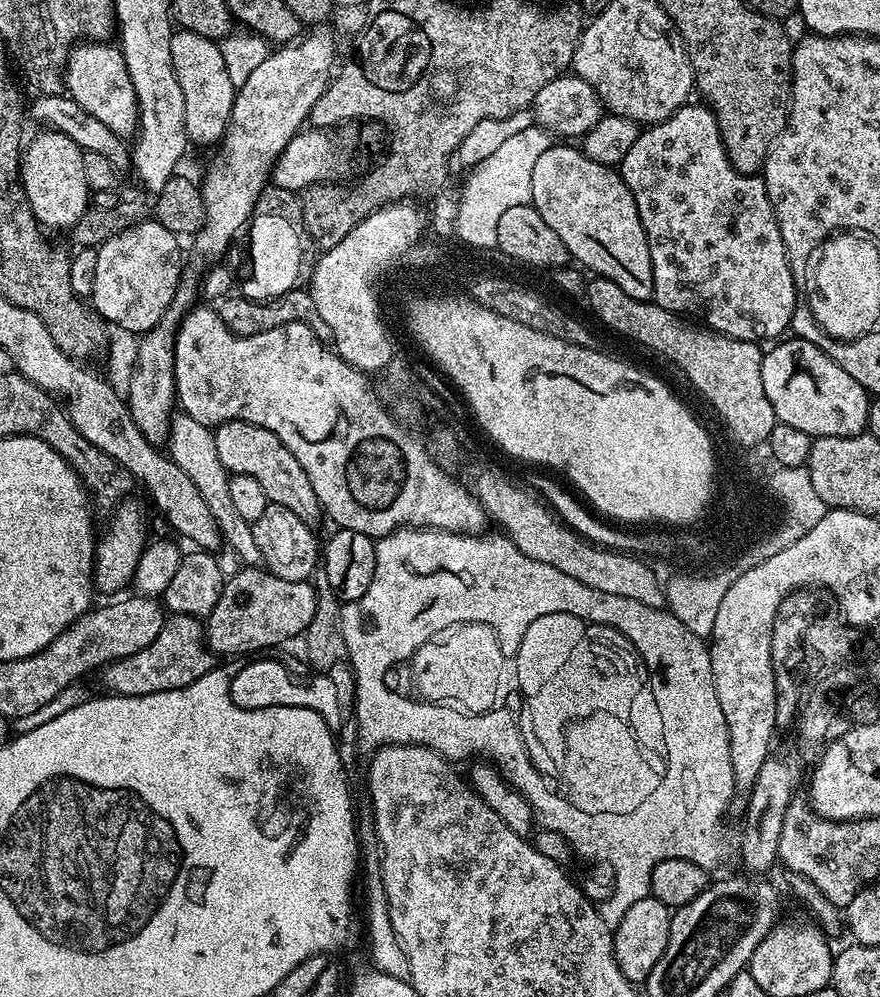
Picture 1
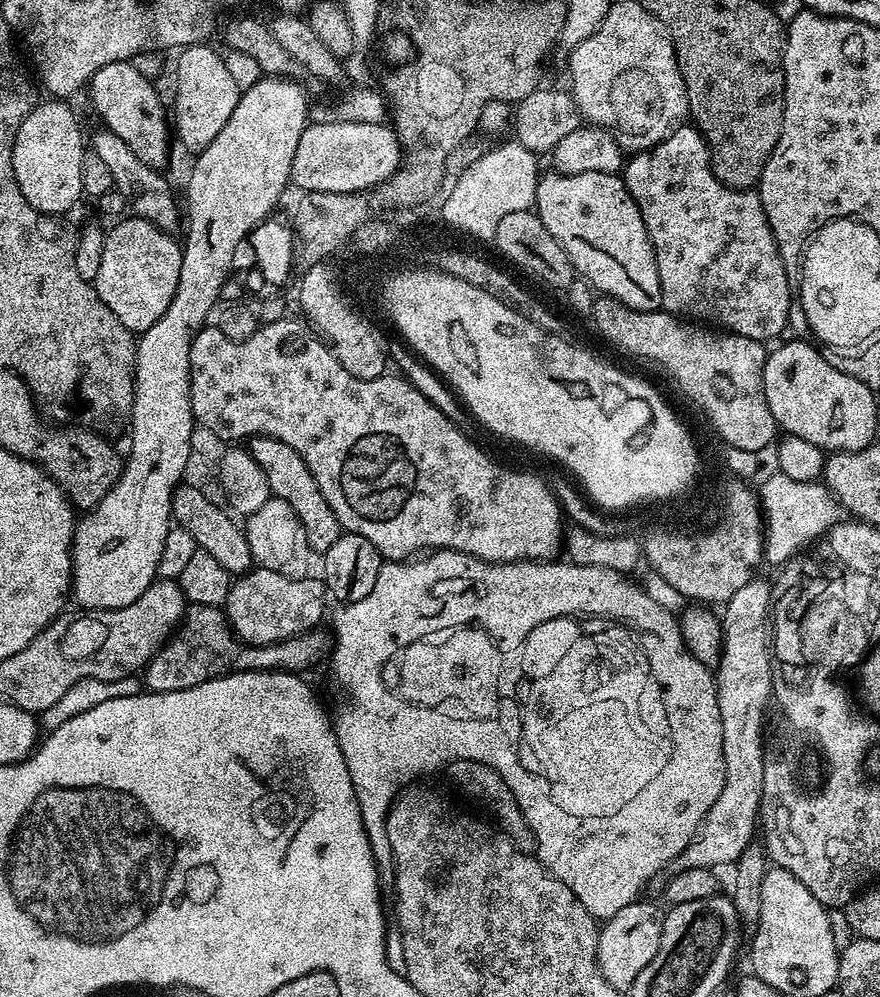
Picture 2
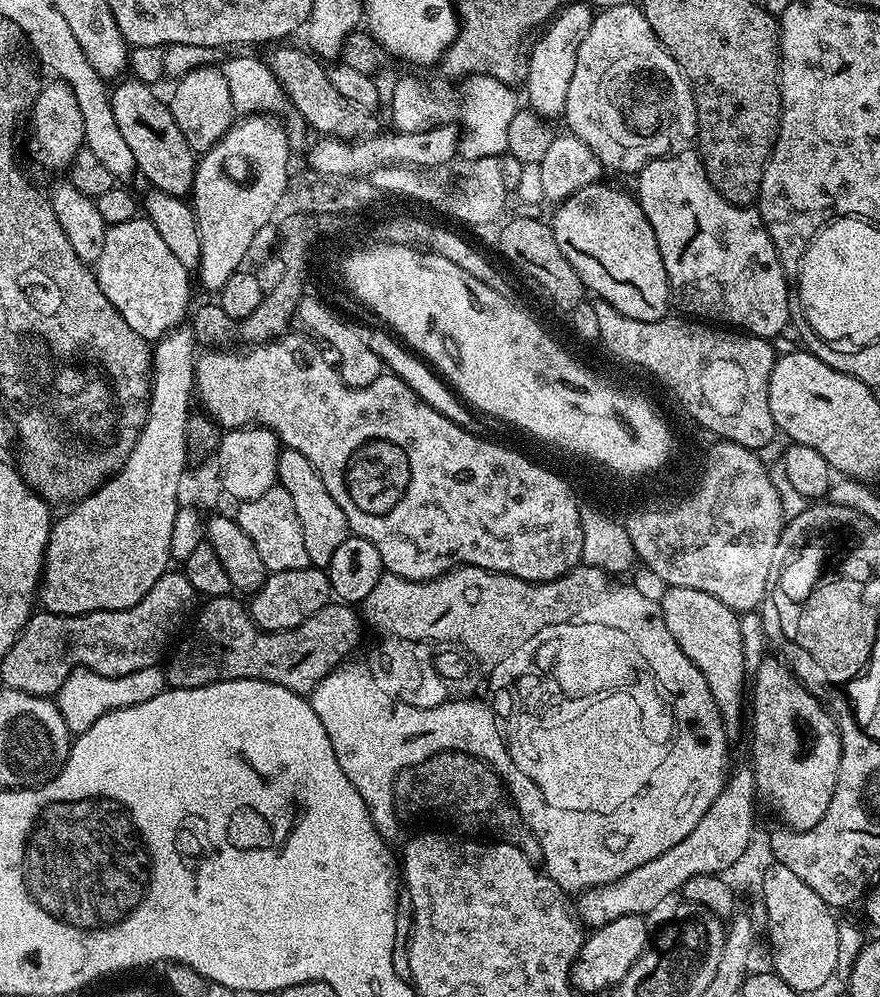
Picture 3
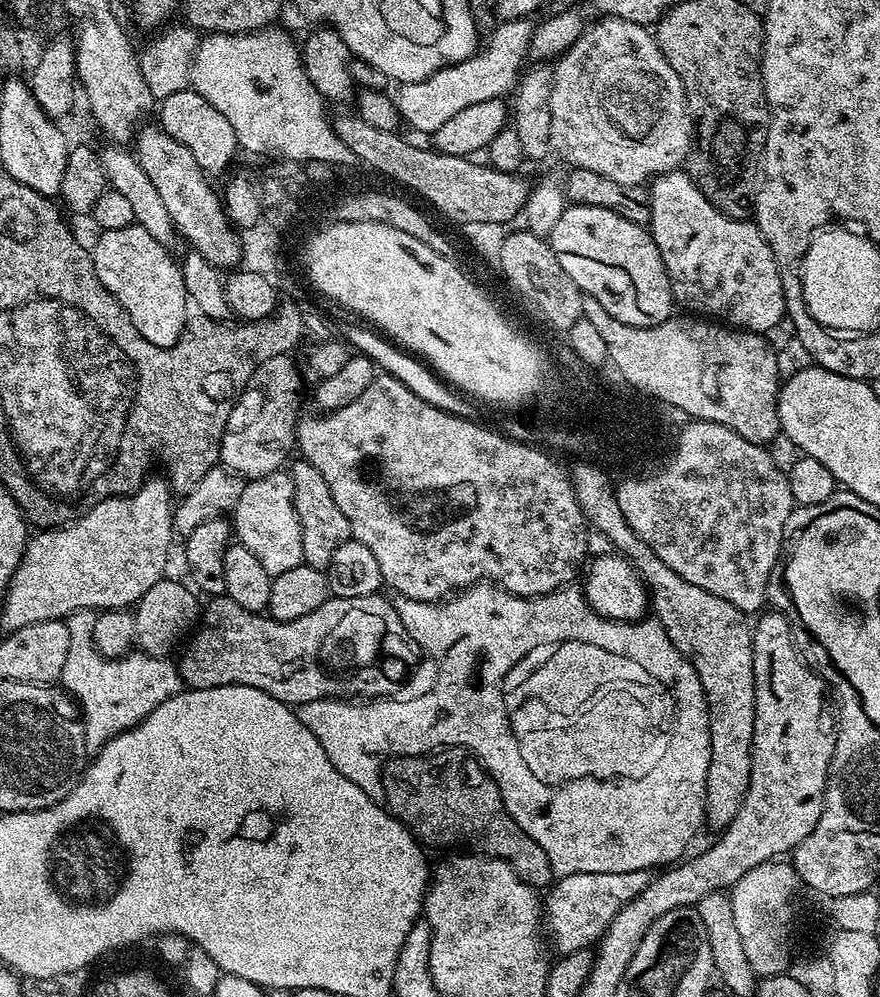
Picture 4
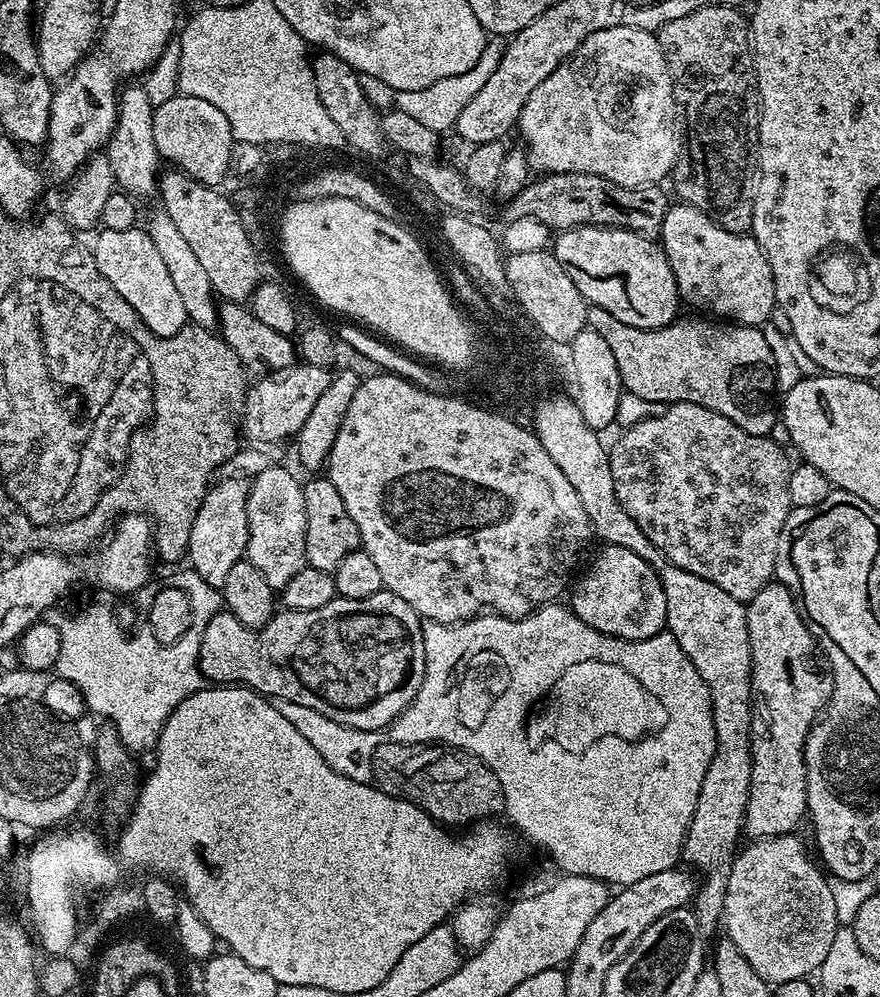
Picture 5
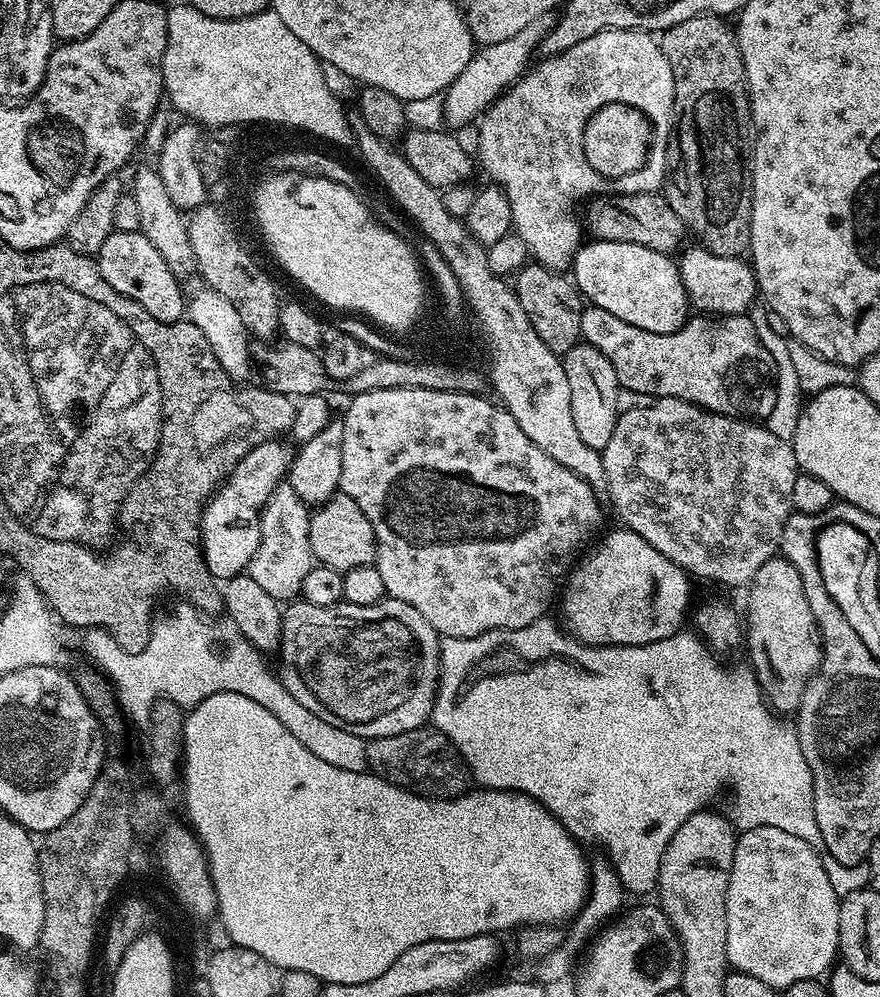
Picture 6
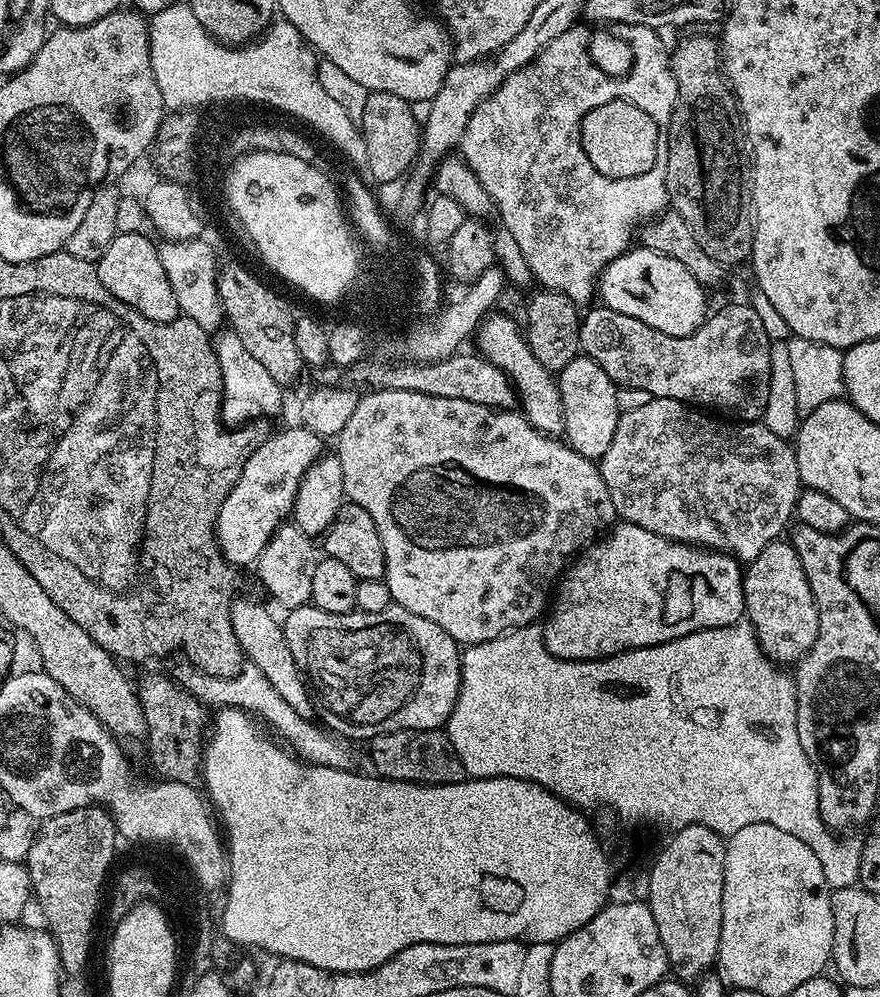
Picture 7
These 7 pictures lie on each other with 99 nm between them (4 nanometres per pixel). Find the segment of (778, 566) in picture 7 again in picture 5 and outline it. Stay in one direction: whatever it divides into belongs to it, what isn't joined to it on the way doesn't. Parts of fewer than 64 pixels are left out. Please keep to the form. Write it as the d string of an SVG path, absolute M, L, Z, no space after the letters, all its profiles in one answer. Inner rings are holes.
M769 582L762 586L762 590L758 590L758 594L754 594L752 600L747 601L746 607L752 651L752 687L755 695L759 699L761 696L765 706L769 708L769 720L765 728L755 729L752 738L752 773L744 815L744 832L752 838L787 836L797 831L800 819L805 819L808 810L804 747L808 731L818 720L818 713L832 699L832 673L818 655L816 638L800 613L791 588L779 582Z

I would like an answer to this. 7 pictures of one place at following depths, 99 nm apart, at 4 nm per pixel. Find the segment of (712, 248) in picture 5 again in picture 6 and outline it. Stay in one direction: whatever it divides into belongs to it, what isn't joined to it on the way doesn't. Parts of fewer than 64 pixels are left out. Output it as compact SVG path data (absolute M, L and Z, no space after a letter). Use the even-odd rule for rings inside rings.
M703 246L696 248L685 247L678 256L678 267L682 286L688 295L688 303L697 313L707 314L713 318L718 316L742 316L745 315L755 300L758 300L756 286L756 271L747 259L738 256L716 256Z

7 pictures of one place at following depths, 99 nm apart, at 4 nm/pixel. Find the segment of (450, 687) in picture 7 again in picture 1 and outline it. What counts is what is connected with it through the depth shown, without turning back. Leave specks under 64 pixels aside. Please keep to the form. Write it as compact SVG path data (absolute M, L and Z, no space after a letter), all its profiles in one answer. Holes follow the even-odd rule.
M178 614L169 615L164 621L162 630L158 630L158 638L146 646L146 650L138 650L138 654L130 654L112 664L104 665L102 675L109 693L118 696L145 696L166 690L178 690L182 686L190 686L198 682L214 666L214 653L208 649L205 629L201 621L194 616Z

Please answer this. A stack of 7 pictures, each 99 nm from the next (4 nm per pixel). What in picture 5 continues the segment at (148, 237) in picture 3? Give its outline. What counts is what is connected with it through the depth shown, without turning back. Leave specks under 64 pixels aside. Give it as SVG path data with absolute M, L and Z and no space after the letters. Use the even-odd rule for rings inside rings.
M139 227L130 230L110 230L104 228L96 240L94 255L96 265L101 274L130 302L132 309L142 318L142 322L156 336L173 336L189 323L186 306L182 306L182 298L170 279L170 270L162 262L154 242L150 242L147 231Z

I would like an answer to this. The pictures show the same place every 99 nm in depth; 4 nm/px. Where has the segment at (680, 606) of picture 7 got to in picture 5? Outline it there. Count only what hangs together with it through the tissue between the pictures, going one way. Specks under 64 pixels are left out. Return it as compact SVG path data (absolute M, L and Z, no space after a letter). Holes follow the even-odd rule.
M604 544L580 581L571 589L572 612L594 630L623 640L645 640L666 628L666 598L655 570L634 550Z

